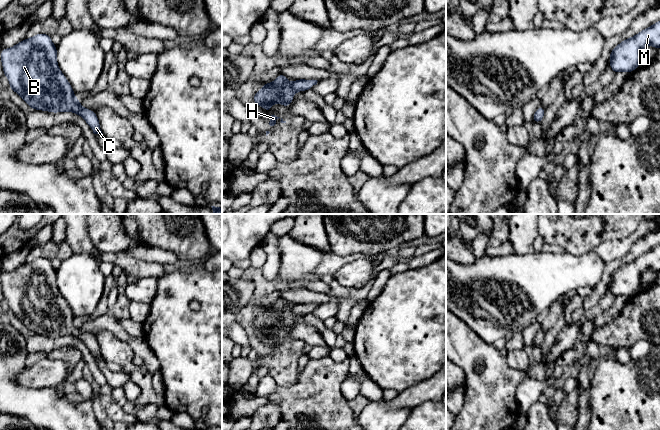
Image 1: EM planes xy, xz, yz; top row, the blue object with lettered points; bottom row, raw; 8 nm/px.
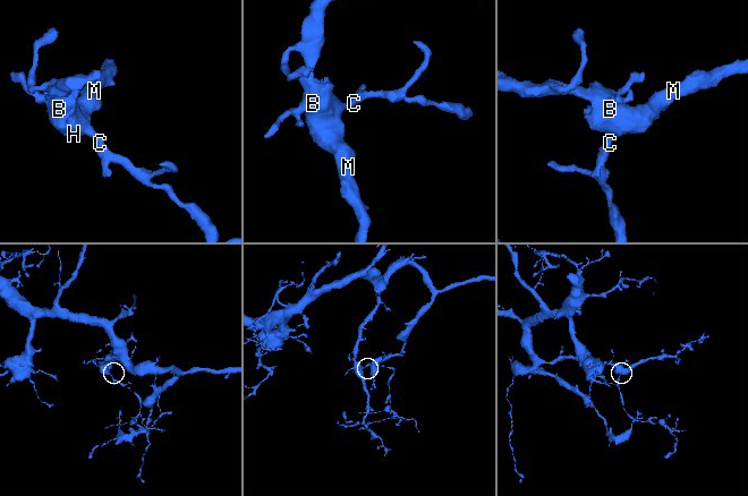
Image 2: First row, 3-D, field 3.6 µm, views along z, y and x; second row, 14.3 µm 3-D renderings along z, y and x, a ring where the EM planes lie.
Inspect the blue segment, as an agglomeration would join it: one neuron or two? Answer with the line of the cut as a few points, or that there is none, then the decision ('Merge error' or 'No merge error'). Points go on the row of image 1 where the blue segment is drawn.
No split. No merge error

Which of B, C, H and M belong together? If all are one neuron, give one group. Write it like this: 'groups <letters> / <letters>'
groups B C H M

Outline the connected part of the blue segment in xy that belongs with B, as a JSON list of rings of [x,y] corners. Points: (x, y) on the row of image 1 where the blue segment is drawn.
[[[38,33],[11,48],[1,48],[1,63],[11,90],[33,110],[73,112],[84,118],[94,134],[103,134],[95,112],[80,105],[60,70],[51,36]]]

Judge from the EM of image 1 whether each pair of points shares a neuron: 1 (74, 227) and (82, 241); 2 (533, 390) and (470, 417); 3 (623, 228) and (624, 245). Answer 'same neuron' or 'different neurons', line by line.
1: same neuron
2: different neurons
3: different neurons

